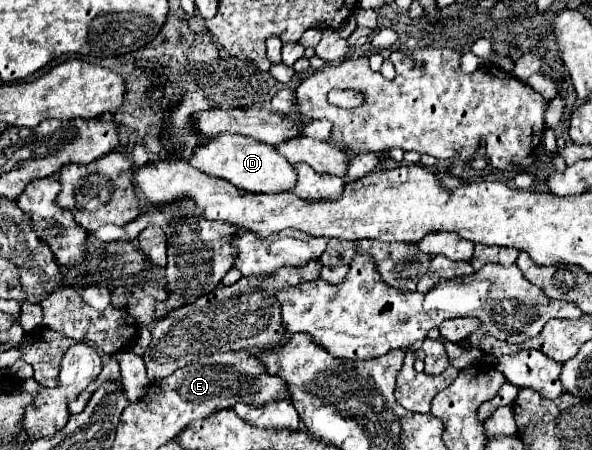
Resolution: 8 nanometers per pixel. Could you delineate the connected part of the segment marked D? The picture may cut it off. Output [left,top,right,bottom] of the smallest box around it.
[188,134,296,194]

